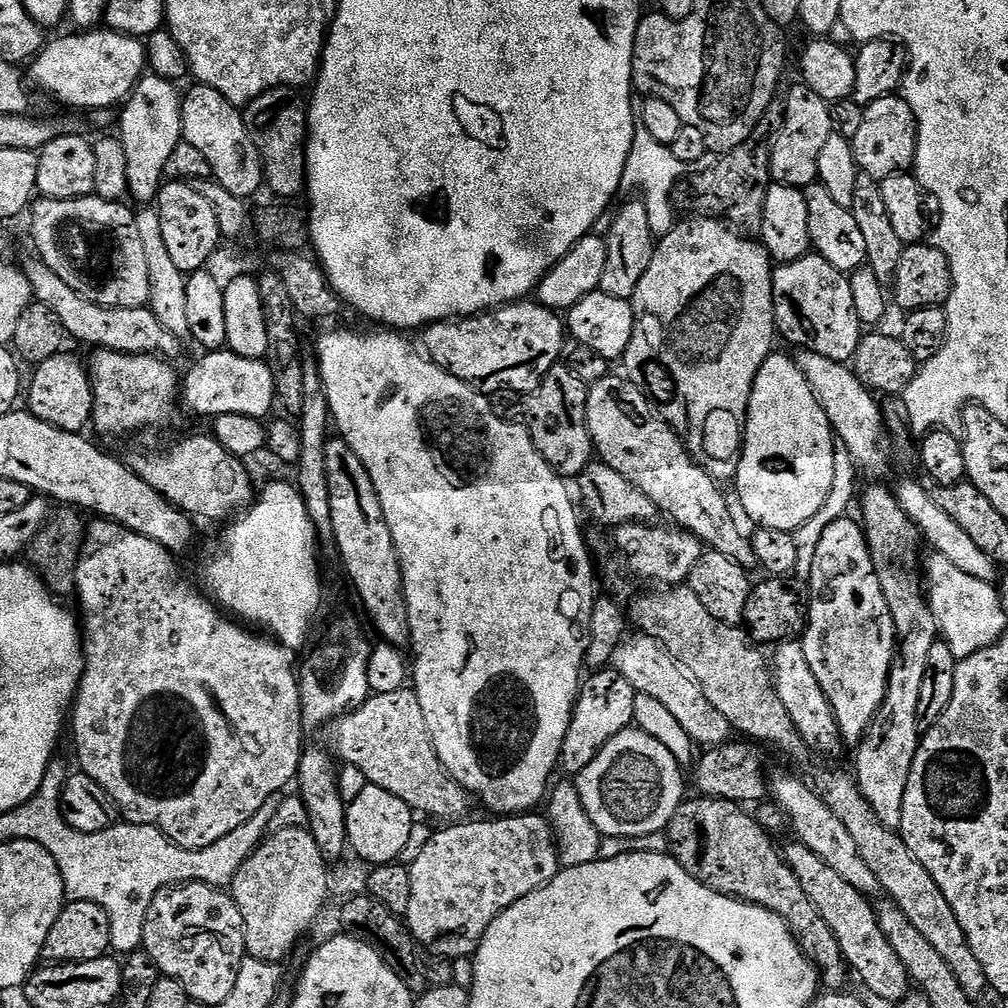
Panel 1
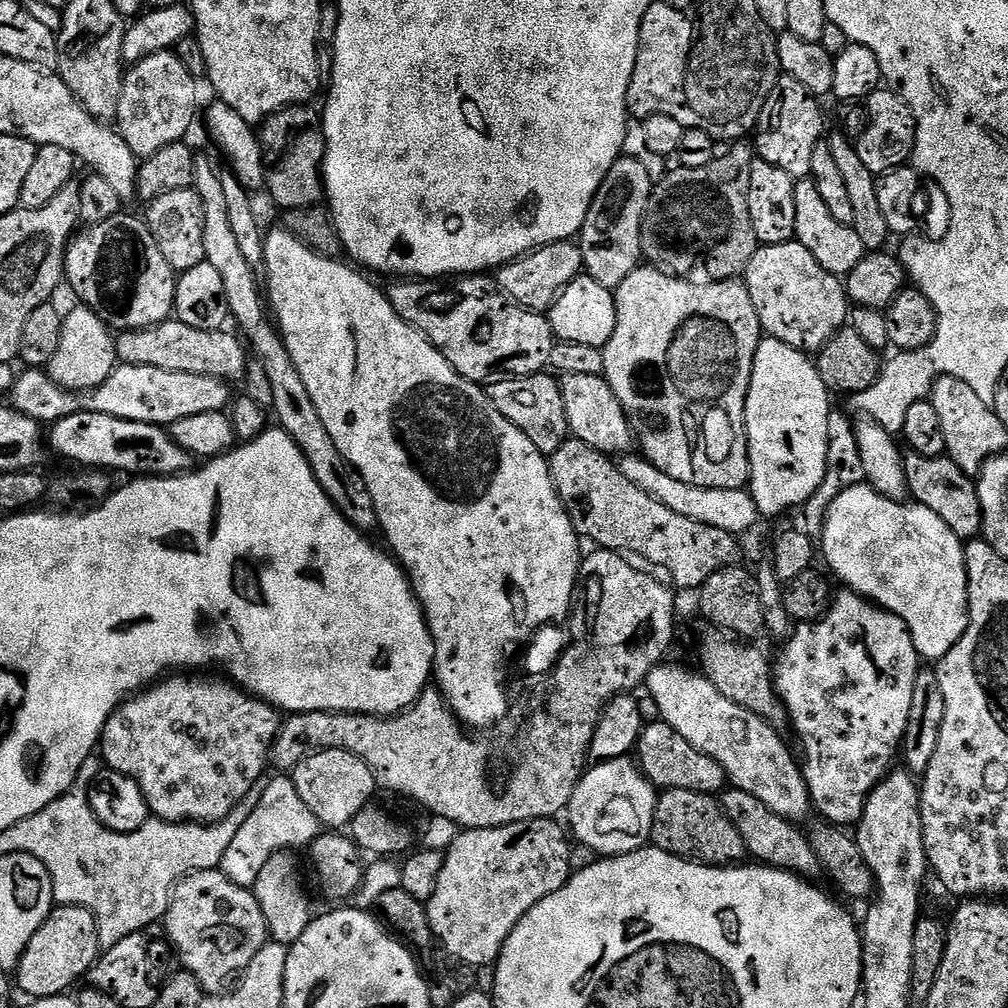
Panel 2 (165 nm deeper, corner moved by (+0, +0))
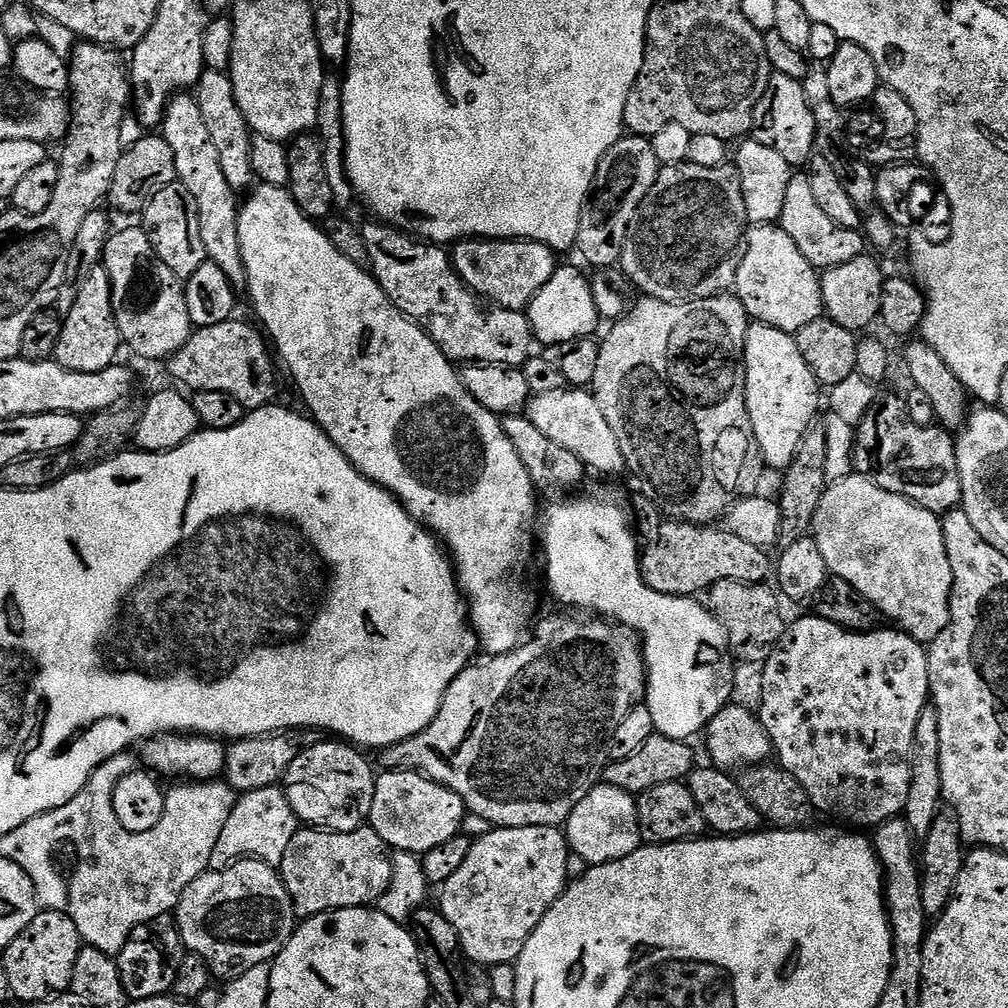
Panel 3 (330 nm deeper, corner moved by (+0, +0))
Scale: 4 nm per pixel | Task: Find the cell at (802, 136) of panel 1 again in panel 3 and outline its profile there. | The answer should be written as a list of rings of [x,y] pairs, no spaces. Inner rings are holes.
[[[779,74],[773,75],[768,93],[758,102],[754,122],[752,123],[751,139],[762,142],[762,146],[770,146],[770,150],[778,150],[782,158],[793,166],[807,165],[813,159],[816,147],[816,127],[814,114],[806,103],[804,85],[794,78],[786,78]]]

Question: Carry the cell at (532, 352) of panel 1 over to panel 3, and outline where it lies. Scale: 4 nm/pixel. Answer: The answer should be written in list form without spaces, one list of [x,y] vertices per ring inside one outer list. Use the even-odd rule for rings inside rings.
[[[371,223],[363,225],[362,231],[366,247],[370,250],[371,261],[374,262],[372,275],[380,283],[380,288],[390,298],[393,306],[399,312],[403,312],[409,320],[416,321],[427,332],[429,338],[444,351],[449,360],[453,362],[464,360],[465,365],[498,364],[506,368],[519,369],[534,356],[532,324],[524,312],[498,308],[483,298],[477,298],[452,267],[452,257],[443,247],[425,242],[400,231],[399,228],[391,228],[388,224]]]

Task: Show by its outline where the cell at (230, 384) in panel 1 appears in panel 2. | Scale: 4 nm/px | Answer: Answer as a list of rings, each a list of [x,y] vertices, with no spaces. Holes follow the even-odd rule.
[[[120,364],[102,386],[89,392],[69,392],[67,388],[56,384],[44,370],[24,370],[15,377],[10,389],[11,407],[26,414],[32,420],[39,420],[41,425],[51,426],[56,421],[75,412],[105,412],[114,418],[171,426],[178,418],[190,418],[190,414],[223,412],[229,407],[229,385],[218,378],[182,374],[158,370],[154,366],[134,366]]]

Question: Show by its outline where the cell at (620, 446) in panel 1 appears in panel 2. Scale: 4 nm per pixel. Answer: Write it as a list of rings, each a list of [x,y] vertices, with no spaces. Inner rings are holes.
[[[590,374],[564,375],[559,379],[563,406],[566,408],[568,430],[575,439],[586,442],[605,454],[624,454],[633,447],[634,433],[628,414],[618,402],[614,390],[603,376]]]

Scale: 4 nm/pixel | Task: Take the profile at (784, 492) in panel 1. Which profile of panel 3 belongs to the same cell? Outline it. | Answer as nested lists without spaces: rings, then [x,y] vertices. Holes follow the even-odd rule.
[[[759,322],[749,323],[748,337],[745,342],[744,364],[746,372],[746,386],[748,387],[748,389],[745,390],[746,406],[748,407],[748,413],[750,414],[750,422],[752,423],[754,434],[756,435],[756,441],[760,447],[760,455],[763,463],[767,465],[767,467],[769,464],[772,468],[787,470],[795,459],[804,437],[809,432],[809,429],[813,427],[814,421],[812,421],[812,419],[815,418],[816,411],[820,408],[820,392],[822,393],[821,385],[817,384],[814,374],[810,370],[810,366],[806,366],[806,358],[802,358],[802,350],[798,350],[795,335],[783,332],[777,328],[772,328],[768,324],[761,324]]]

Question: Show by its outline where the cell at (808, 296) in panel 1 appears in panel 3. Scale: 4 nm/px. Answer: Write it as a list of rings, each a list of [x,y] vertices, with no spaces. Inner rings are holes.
[[[761,224],[748,229],[734,296],[753,321],[795,334],[825,315],[820,278],[821,273],[794,246],[790,234],[776,224]]]

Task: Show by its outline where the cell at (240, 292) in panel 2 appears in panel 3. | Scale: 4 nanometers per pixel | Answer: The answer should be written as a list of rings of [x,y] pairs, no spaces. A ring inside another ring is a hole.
[[[178,94],[173,97],[164,116],[162,135],[174,150],[176,178],[190,194],[194,194],[194,202],[198,202],[198,214],[202,226],[202,242],[206,246],[208,260],[230,278],[233,288],[244,290],[249,287],[248,267],[244,264],[242,242],[238,232],[241,201],[238,193],[226,182],[222,174],[217,147],[210,138],[209,127],[199,110],[197,97],[192,94]]]

